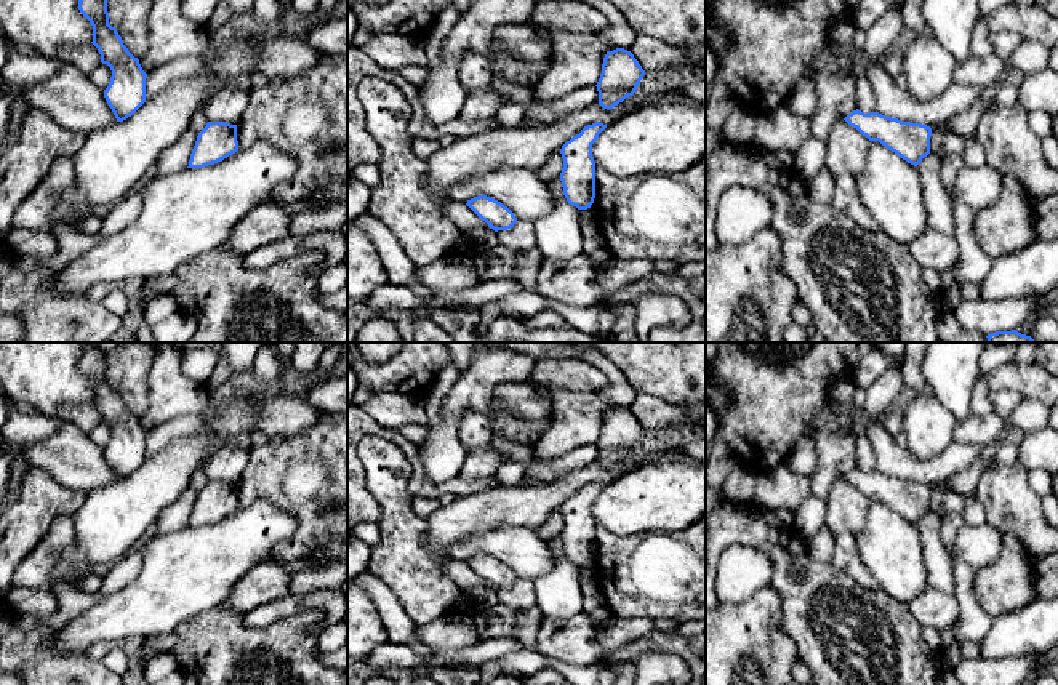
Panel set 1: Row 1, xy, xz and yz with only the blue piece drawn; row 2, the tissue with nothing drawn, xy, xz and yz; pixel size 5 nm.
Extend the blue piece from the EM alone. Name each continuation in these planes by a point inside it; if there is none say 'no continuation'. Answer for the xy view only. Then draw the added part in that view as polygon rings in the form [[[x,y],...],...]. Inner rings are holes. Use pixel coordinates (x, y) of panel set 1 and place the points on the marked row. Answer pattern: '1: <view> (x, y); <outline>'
no continuation

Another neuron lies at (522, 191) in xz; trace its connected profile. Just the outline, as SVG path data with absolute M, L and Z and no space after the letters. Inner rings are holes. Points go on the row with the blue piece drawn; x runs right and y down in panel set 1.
M530 168L493 170L472 174L451 187L448 197L453 202L467 203L479 195L501 202L517 219L531 222L549 214L555 206L549 186Z

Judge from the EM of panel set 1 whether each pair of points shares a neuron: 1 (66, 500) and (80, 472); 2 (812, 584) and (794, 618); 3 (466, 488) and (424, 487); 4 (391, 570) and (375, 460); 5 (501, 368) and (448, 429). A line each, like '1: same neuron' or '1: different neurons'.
1: different neurons
2: same neuron
3: same neuron
4: same neuron
5: same neuron

